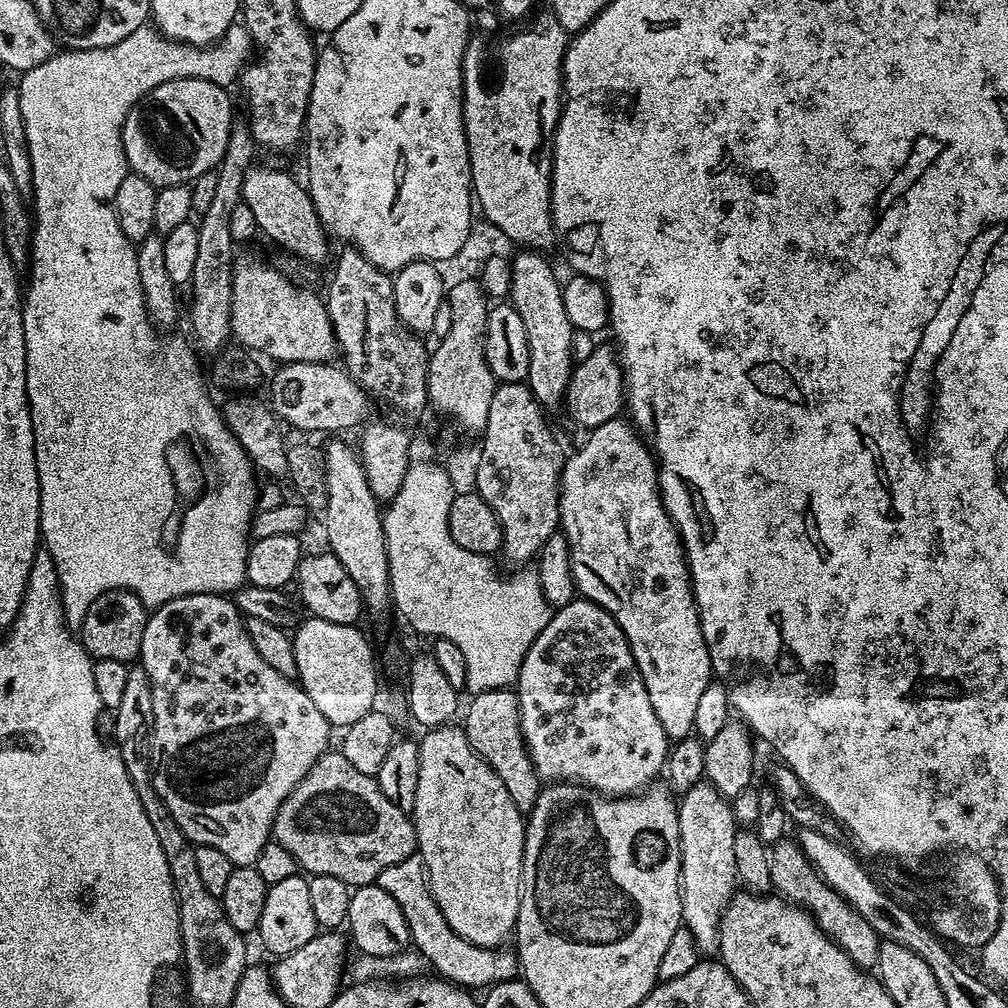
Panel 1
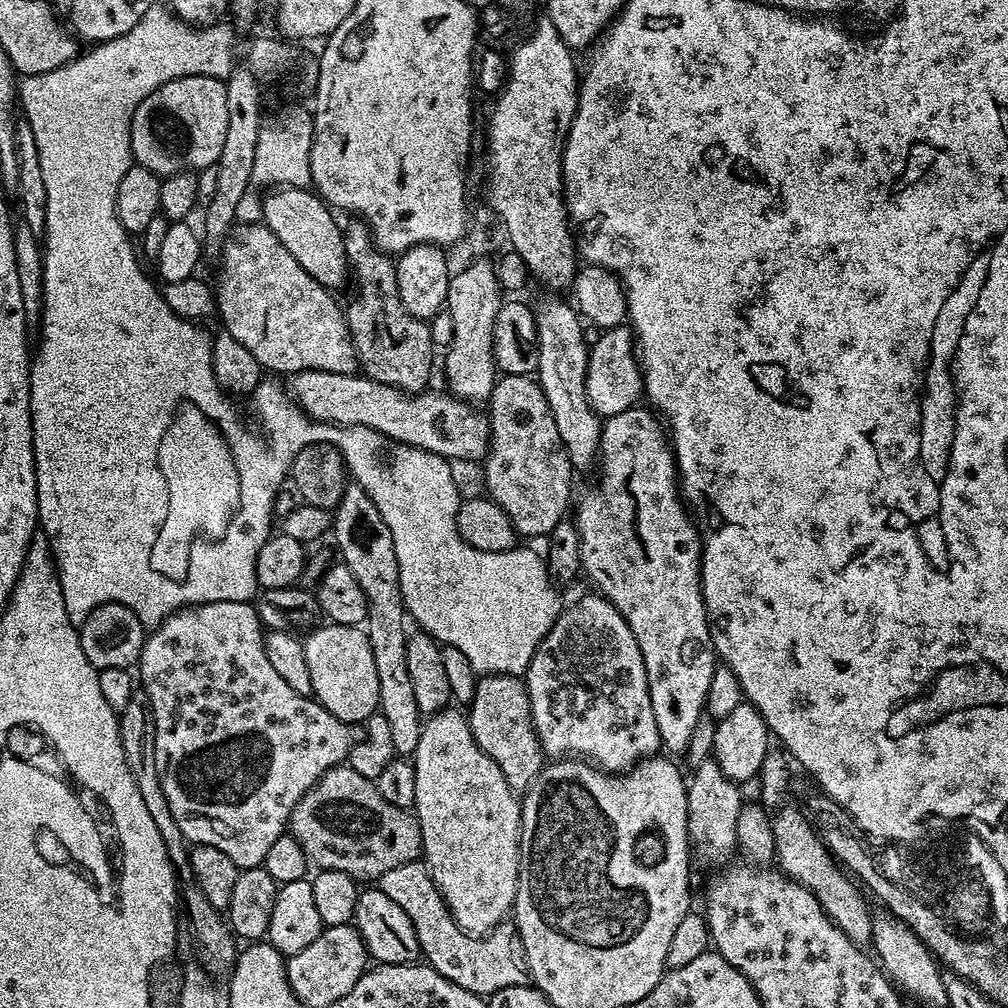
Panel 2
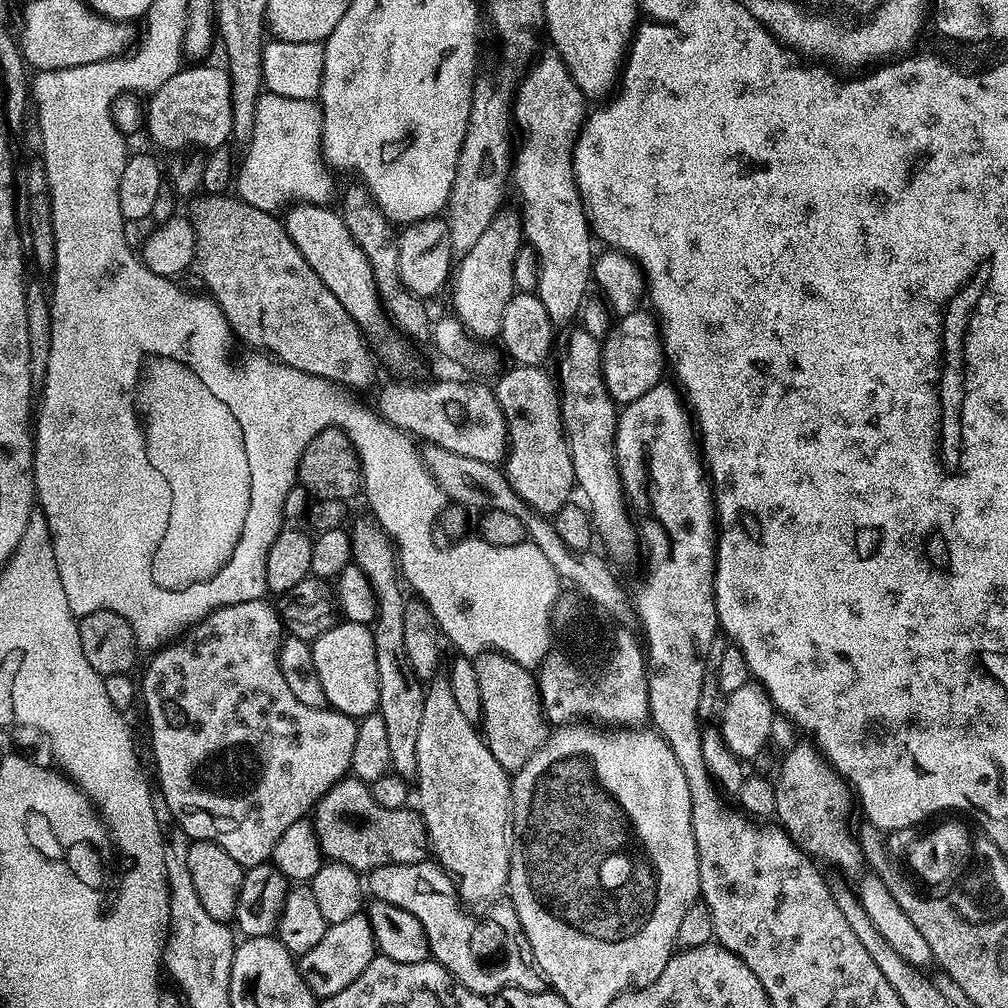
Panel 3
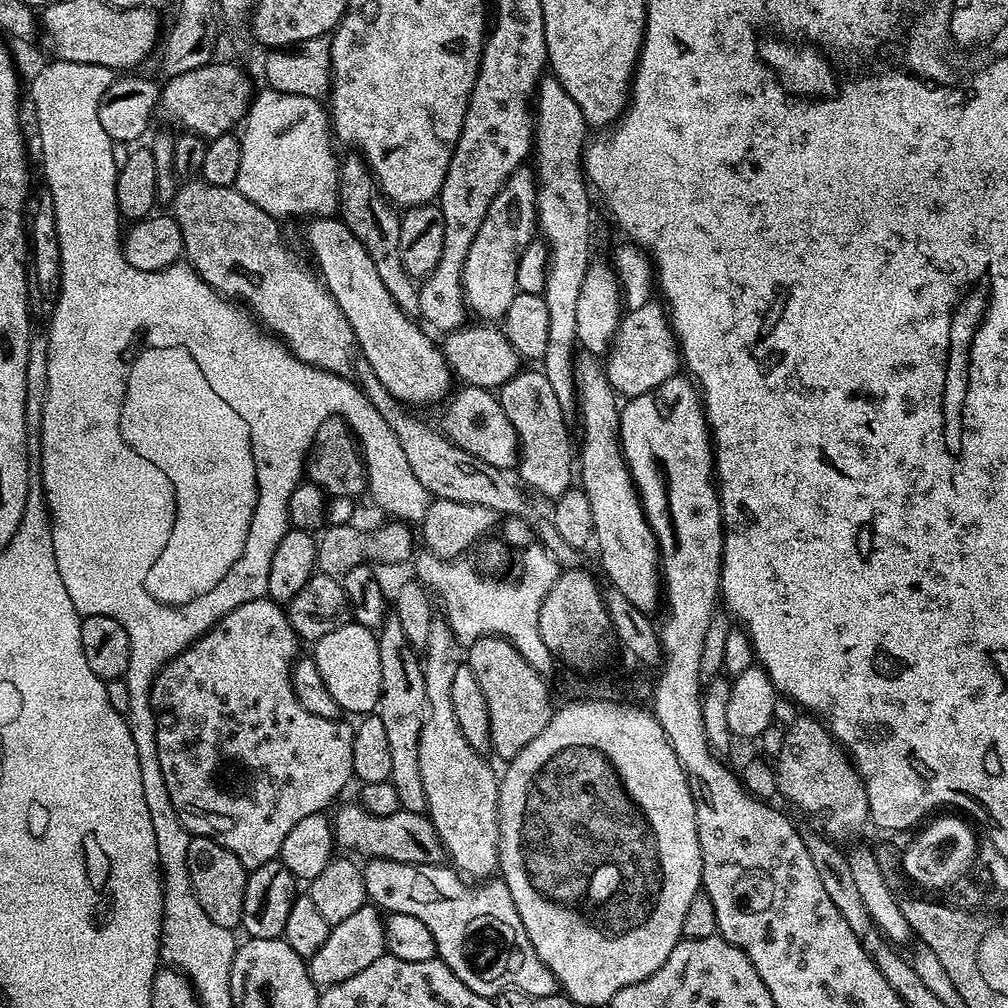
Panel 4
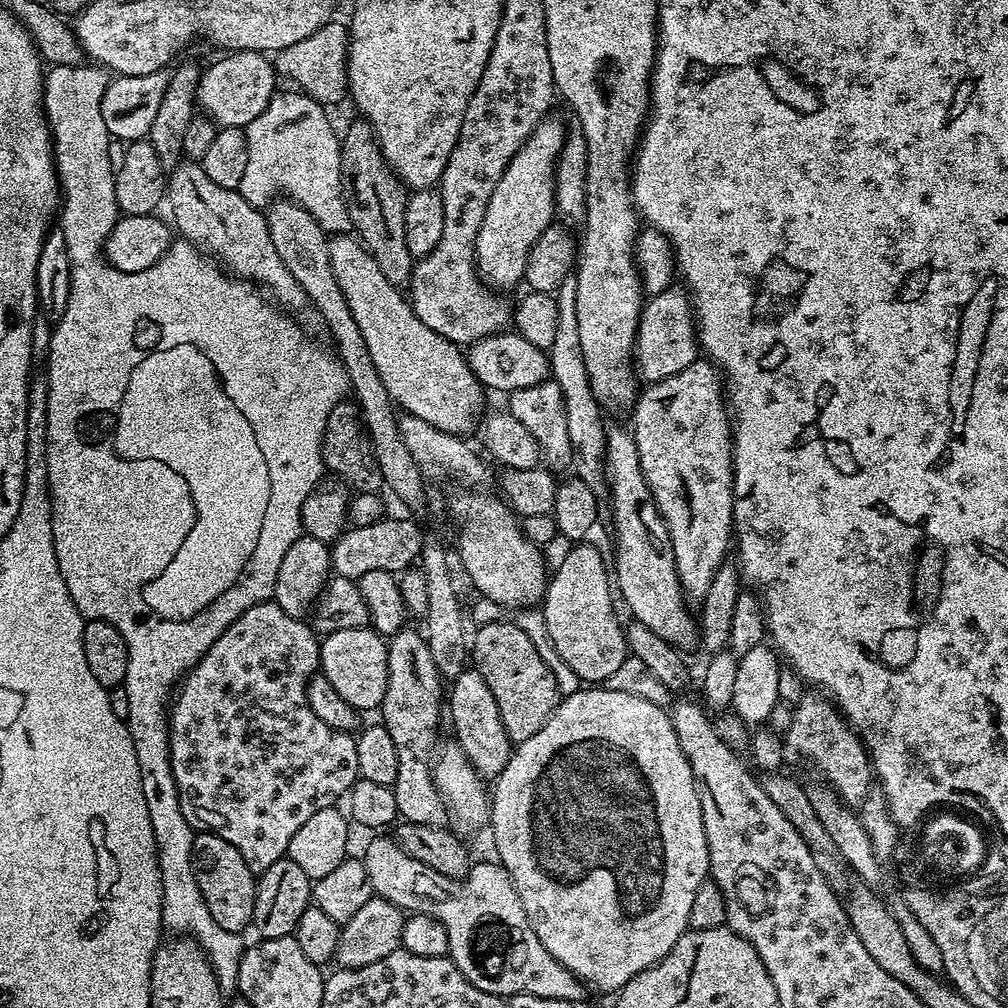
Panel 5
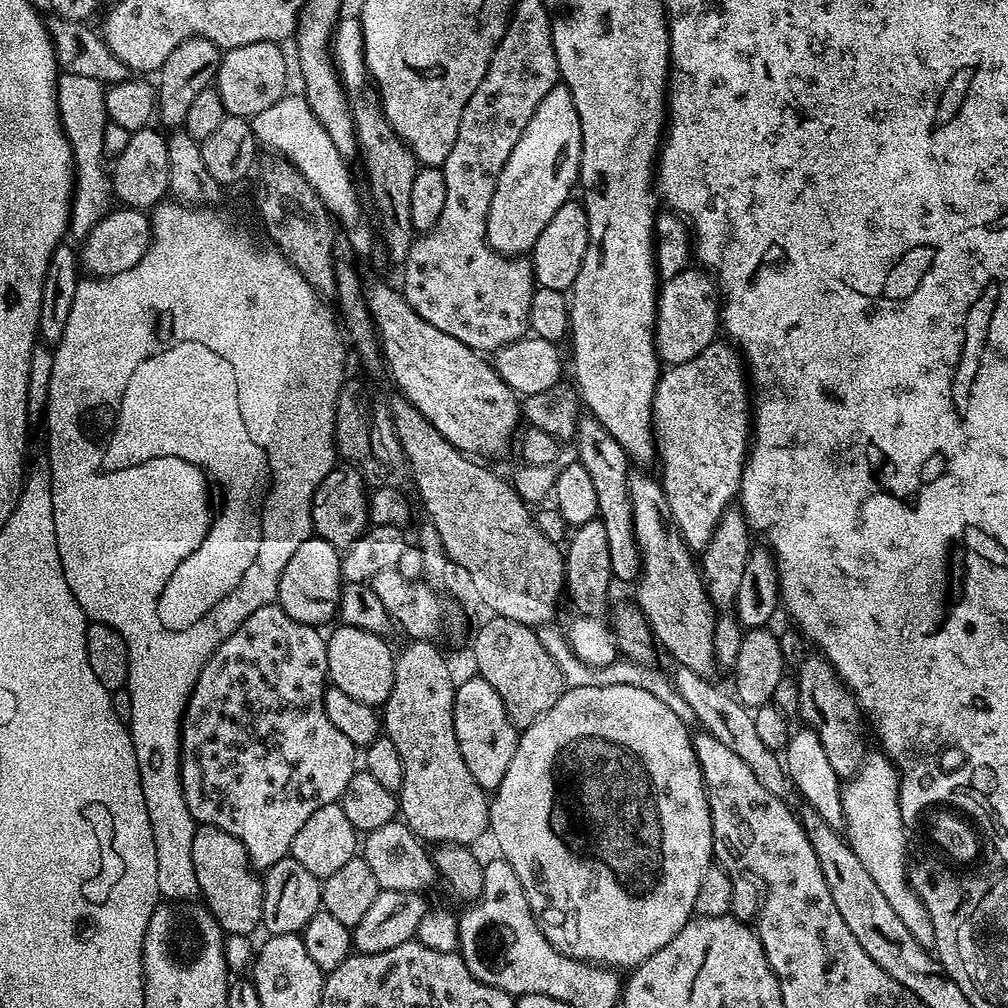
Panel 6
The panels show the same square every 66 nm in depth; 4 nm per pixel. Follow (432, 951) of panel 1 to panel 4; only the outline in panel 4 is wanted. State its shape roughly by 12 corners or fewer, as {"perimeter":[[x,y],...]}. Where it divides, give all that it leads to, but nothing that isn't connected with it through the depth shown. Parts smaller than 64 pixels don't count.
{"perimeter":[[369,859],[366,894],[474,994],[557,995],[503,879]]}

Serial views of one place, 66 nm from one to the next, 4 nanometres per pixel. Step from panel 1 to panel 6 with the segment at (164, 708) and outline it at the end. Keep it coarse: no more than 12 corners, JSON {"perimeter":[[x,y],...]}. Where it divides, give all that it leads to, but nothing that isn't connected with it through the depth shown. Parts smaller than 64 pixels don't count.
{"perimeter":[[275,603],[214,650],[180,723],[197,825],[256,870],[339,801],[328,641]]}

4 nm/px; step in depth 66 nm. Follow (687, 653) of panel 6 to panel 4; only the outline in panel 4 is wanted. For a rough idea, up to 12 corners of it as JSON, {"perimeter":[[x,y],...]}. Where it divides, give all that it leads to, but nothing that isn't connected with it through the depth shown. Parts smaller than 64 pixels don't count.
{"perimeter":[[576,357],[578,480],[608,584],[662,600],[656,535],[620,448],[620,409]]}

